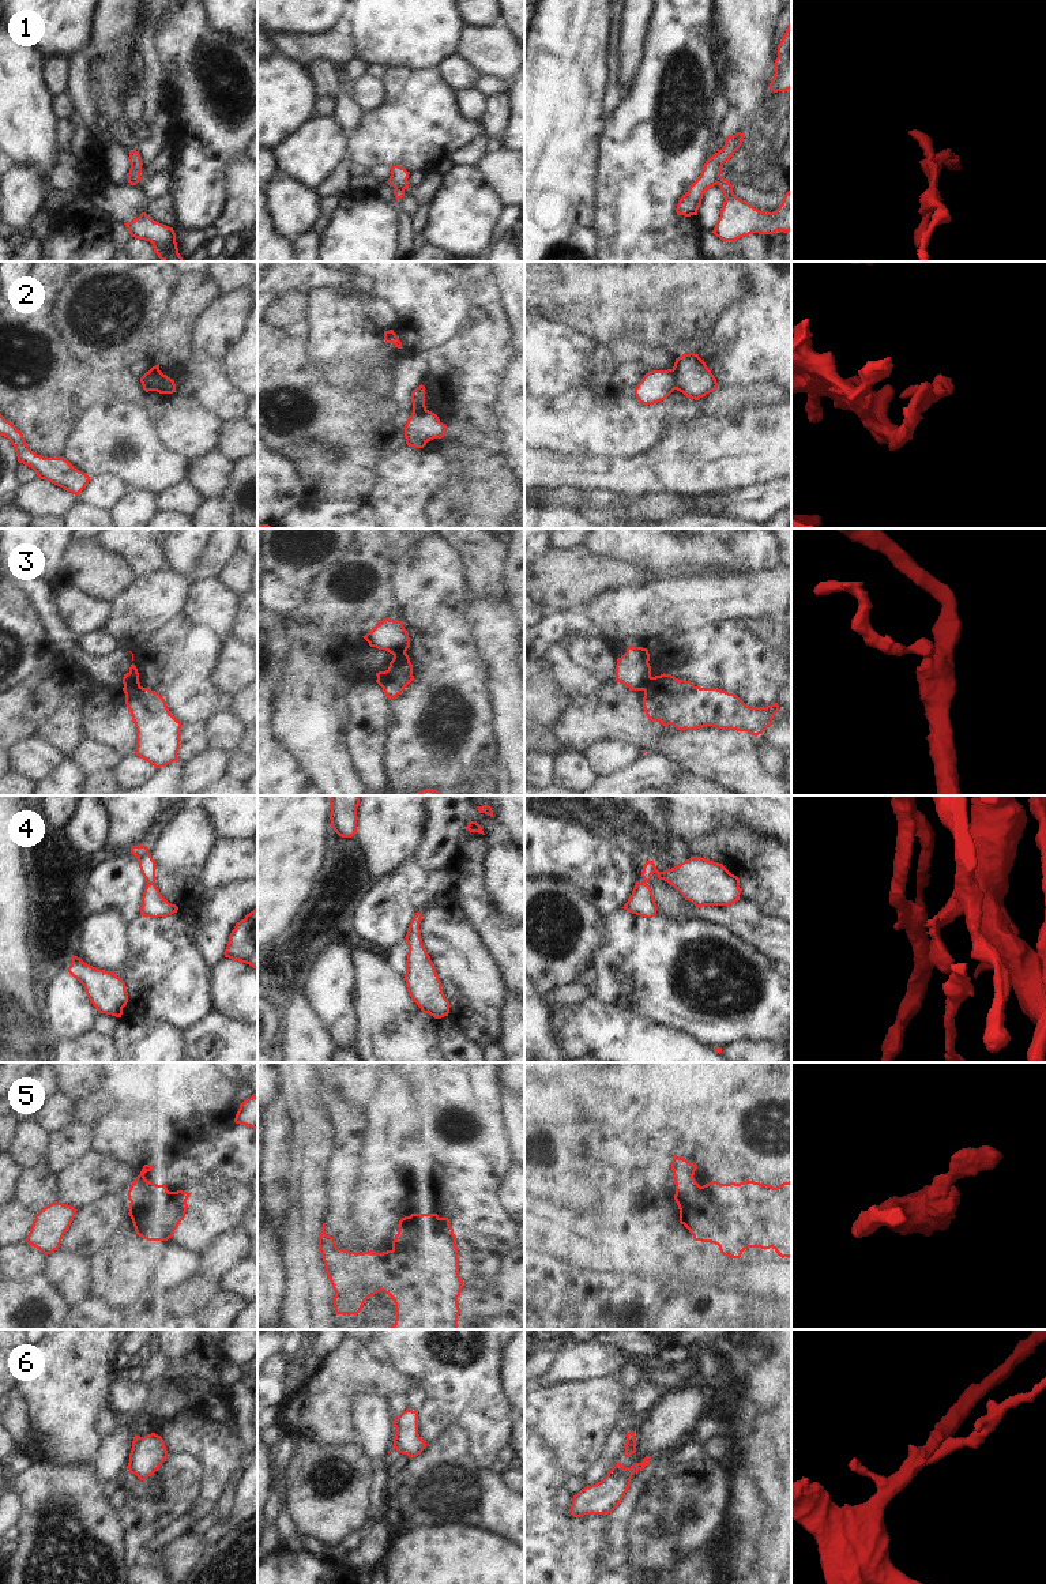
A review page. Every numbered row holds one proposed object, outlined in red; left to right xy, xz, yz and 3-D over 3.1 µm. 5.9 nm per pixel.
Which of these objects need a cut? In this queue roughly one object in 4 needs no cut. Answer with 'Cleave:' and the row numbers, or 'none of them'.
Cleave: 1, 2, 3, 5, 6

